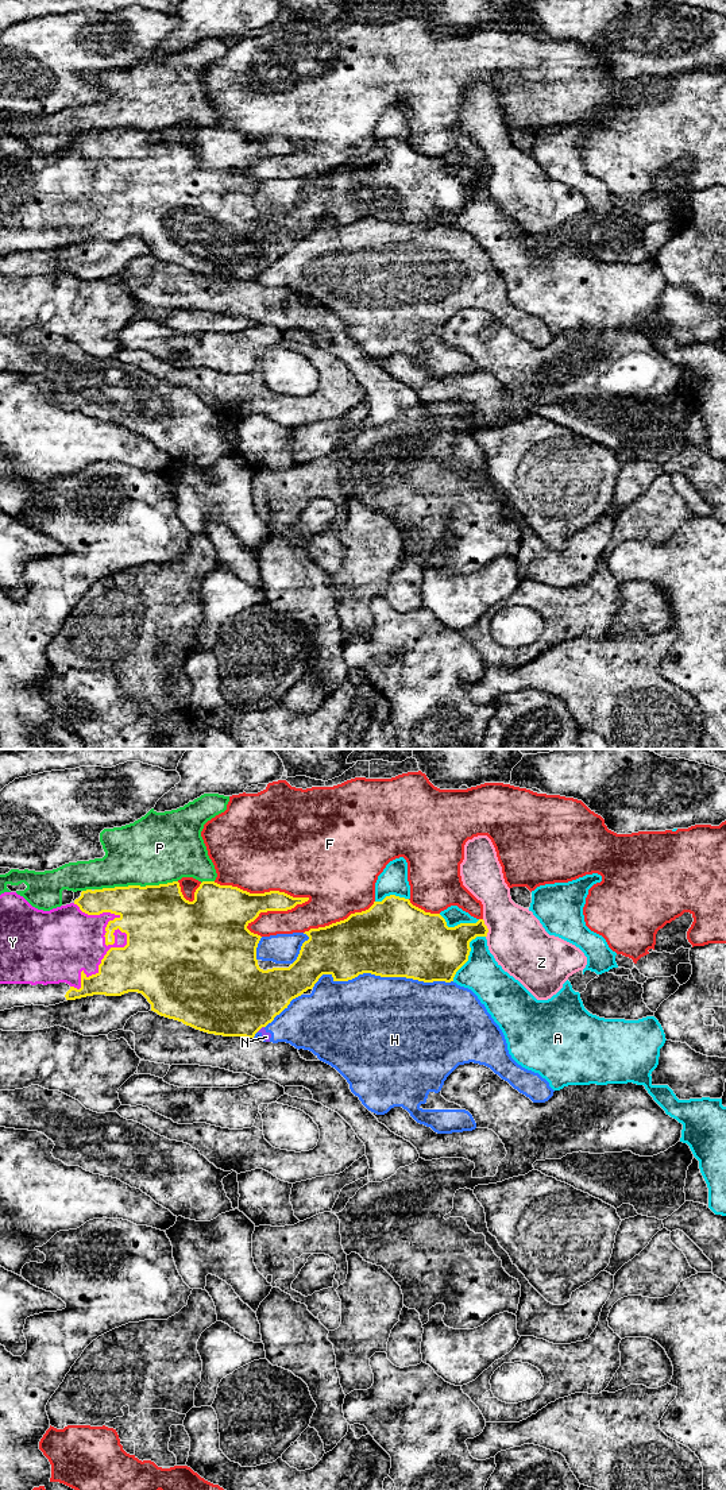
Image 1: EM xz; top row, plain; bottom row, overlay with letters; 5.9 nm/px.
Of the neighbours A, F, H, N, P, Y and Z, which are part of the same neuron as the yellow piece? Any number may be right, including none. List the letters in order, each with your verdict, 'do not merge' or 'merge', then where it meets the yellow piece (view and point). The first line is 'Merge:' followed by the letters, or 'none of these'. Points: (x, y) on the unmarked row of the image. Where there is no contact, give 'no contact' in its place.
Merge: Y
A: do not merge; contact xz (468, 199)
F: do not merge; contact xz (262, 138)
H: do not merge; contact xz (381, 220)
N: do not merge; contact xz (259, 273)
P: do not merge; contact xz (135, 130)
Y: merge; contact xz (101, 204)
Z: do not merge; contact xz (487, 173)

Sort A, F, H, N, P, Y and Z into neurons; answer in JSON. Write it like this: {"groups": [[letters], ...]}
{"groups": [["A"], ["F"], ["H", "N"], ["P"], ["Y"], ["Z"]]}

